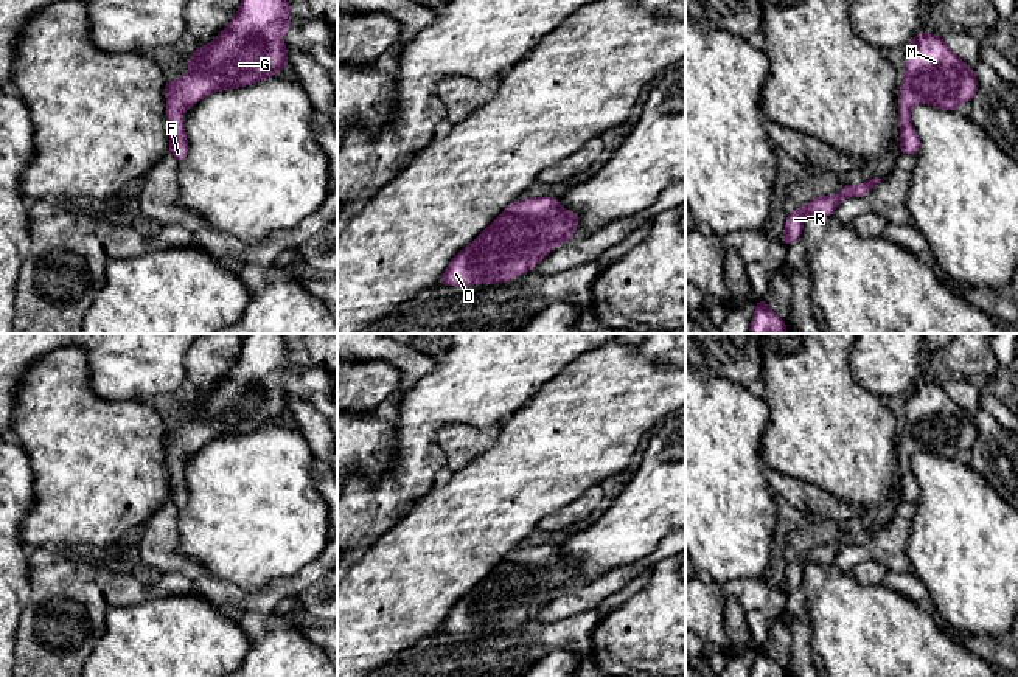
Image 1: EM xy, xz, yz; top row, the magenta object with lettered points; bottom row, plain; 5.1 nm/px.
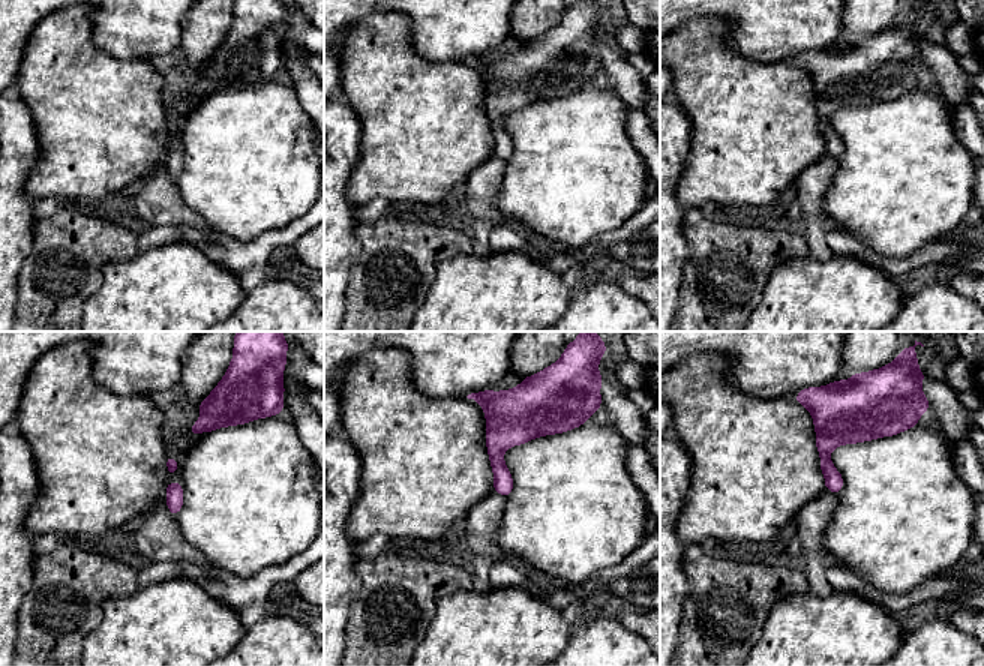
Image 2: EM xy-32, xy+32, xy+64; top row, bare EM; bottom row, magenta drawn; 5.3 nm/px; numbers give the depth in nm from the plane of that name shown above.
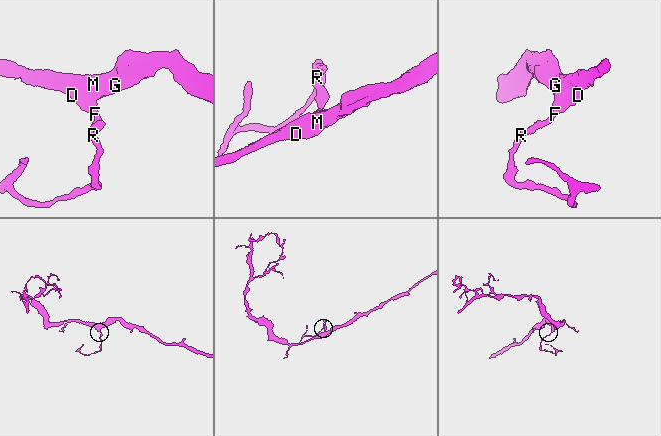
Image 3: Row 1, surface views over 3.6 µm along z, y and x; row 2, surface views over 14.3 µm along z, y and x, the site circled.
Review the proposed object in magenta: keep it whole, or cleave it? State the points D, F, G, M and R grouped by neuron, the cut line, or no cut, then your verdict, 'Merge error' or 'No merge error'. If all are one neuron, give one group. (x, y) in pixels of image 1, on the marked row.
Groups: D F G M R. No split. No merge error

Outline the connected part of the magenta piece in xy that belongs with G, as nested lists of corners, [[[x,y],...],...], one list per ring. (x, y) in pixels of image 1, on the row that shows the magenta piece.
[[[241,0],[235,19],[225,25],[224,31],[211,43],[196,47],[188,59],[190,73],[174,82],[166,78],[169,154],[179,165],[188,154],[183,112],[214,92],[252,85],[286,70],[288,50],[283,36],[291,22],[289,0]]]

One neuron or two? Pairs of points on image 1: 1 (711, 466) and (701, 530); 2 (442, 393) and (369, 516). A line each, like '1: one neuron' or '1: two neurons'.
1: one neuron
2: one neuron

